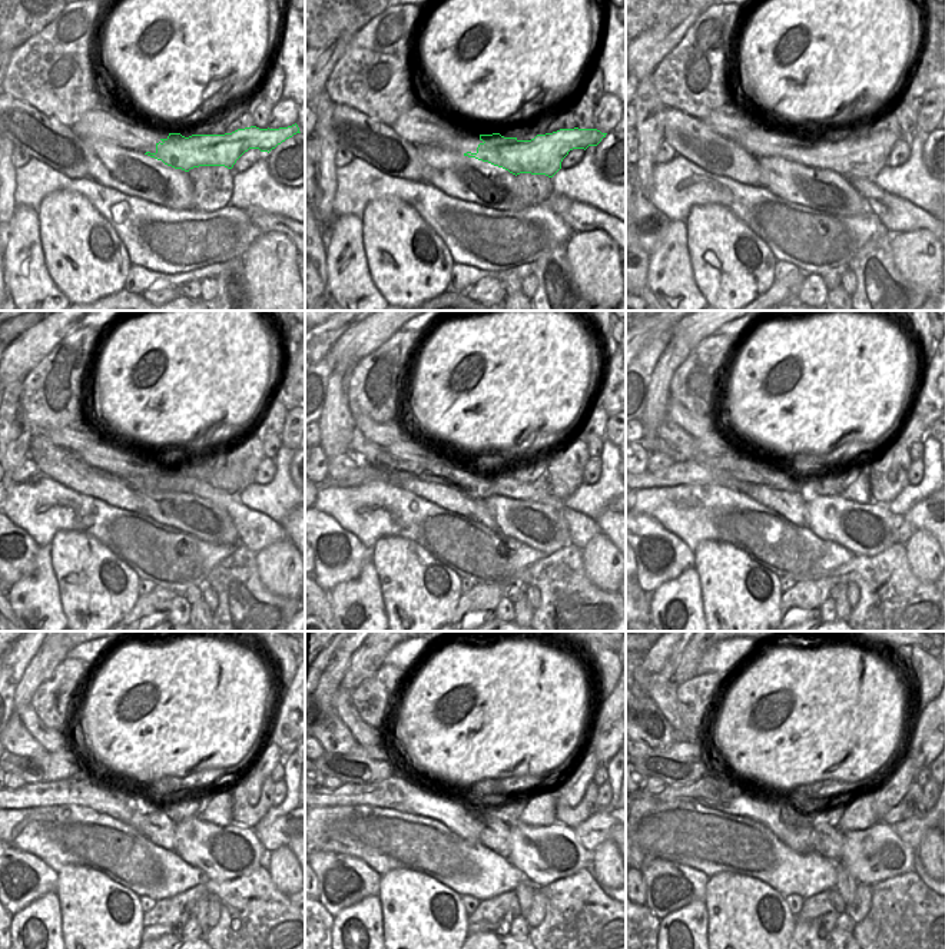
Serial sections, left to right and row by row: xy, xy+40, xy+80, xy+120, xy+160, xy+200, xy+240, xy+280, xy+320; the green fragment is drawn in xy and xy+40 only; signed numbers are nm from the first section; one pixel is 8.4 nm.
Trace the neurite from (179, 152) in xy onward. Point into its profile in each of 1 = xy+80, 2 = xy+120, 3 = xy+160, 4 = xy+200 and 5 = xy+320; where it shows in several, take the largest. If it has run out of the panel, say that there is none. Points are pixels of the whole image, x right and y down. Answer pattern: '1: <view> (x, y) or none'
1: xy+80 (864, 156)
2: xy+120 (212, 468)
3: xy+160 (408, 450)
4: xy+200 (713, 443)
5: xy+320 (682, 763)

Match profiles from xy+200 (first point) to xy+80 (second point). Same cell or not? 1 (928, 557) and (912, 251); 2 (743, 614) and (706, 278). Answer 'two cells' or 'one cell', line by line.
1: one cell
2: one cell

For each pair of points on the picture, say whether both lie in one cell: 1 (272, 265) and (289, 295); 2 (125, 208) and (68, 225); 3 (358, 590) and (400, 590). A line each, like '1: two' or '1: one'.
1: one
2: two
3: two

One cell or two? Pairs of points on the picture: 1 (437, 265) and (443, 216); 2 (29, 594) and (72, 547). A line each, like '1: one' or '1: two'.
1: two
2: two

